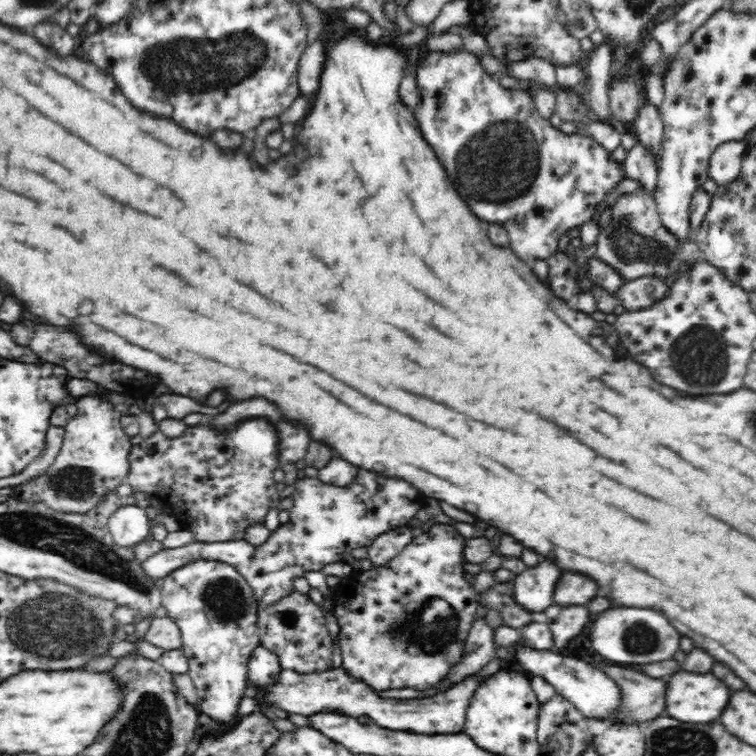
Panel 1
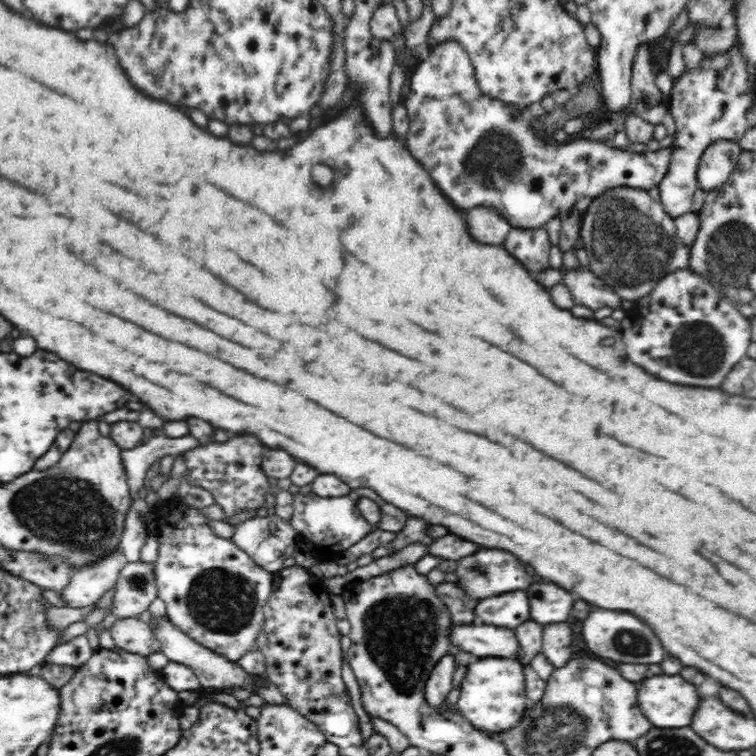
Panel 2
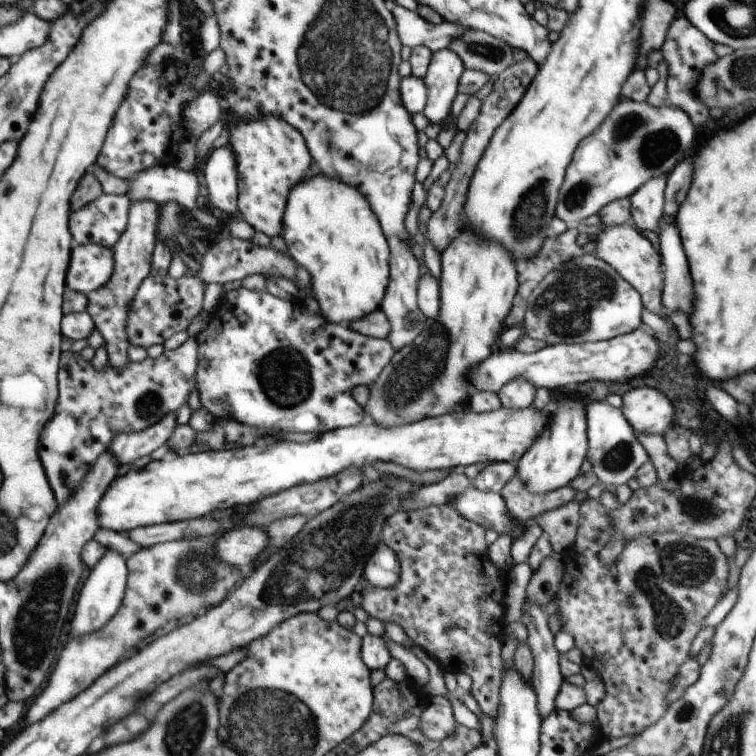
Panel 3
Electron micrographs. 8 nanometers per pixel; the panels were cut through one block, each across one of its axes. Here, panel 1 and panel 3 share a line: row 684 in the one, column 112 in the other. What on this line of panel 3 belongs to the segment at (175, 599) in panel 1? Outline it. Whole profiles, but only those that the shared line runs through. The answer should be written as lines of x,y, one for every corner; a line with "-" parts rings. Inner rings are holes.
104,193
90,206
72,214
72,232
80,245
98,243
113,249
126,234
134,201
129,195

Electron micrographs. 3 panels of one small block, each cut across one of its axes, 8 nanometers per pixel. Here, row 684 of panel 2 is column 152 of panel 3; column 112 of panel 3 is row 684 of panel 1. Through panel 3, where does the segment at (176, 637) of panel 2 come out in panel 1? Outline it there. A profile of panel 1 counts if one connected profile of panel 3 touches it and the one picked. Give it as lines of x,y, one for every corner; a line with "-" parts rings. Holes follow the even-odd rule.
343,667
310,672
282,669
279,681
273,688
271,700
275,702
275,706
288,713
294,712
307,717
326,708
337,708
350,716
369,716
371,722
393,731
409,728
423,735
458,734
464,730
465,714
477,690
494,675
482,676
474,672
450,684
434,696
419,699
382,699
374,689
352,677

